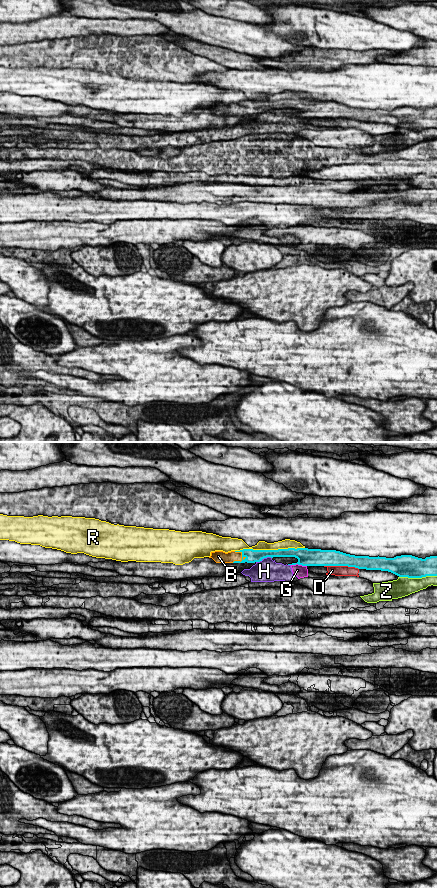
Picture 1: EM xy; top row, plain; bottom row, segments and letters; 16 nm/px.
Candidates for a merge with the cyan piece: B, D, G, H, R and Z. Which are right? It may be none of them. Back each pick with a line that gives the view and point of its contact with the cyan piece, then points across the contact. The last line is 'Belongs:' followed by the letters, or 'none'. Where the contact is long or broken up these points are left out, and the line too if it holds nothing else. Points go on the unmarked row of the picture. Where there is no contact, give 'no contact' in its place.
B: contact xy (239, 113)
Belongs: B

